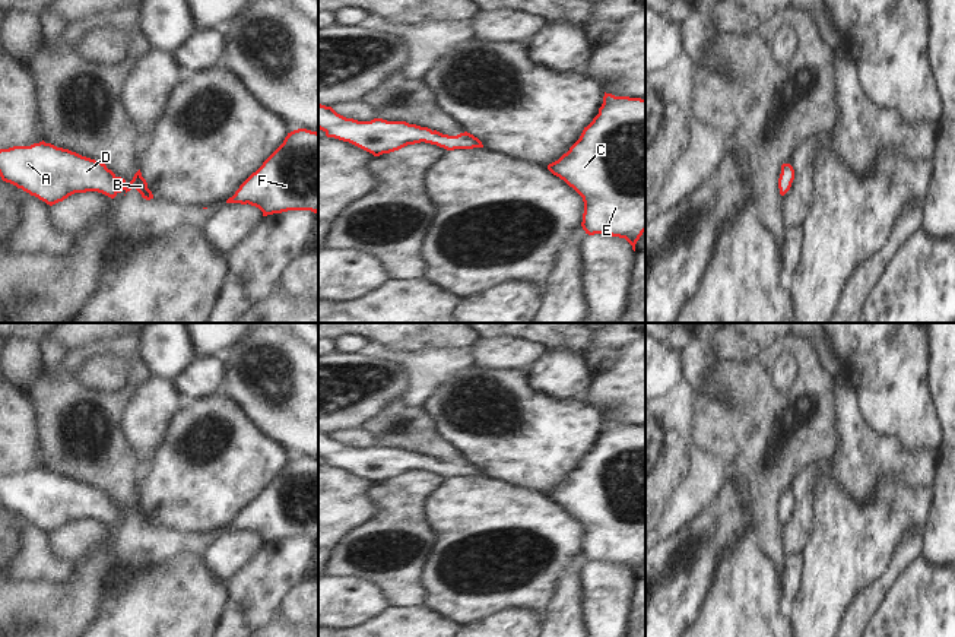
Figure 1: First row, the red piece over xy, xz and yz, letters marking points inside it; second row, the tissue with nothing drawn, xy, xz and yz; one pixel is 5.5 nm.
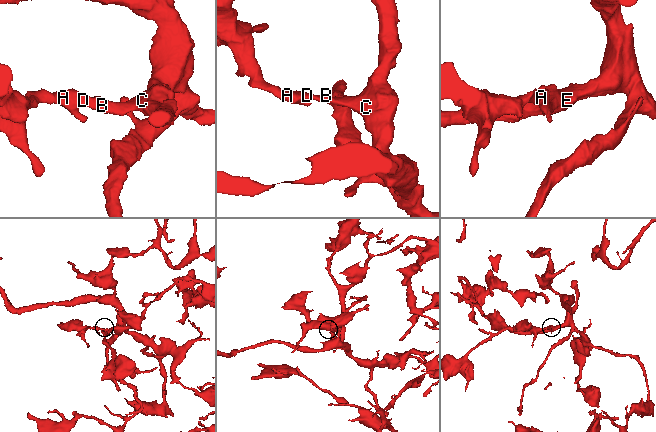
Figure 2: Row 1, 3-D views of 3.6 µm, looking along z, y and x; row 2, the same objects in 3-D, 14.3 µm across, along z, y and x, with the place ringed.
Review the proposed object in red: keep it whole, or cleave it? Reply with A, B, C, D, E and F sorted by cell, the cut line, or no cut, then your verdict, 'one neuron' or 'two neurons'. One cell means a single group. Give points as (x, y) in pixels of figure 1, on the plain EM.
A B C D E F; no cut; one neuron

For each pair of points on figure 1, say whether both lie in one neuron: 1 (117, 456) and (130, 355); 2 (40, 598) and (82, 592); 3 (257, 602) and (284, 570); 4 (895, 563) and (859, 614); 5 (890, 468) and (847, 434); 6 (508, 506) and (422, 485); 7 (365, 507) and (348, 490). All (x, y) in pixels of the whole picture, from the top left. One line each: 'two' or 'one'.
1: one
2: one
3: one
4: one
5: one
6: two
7: one

